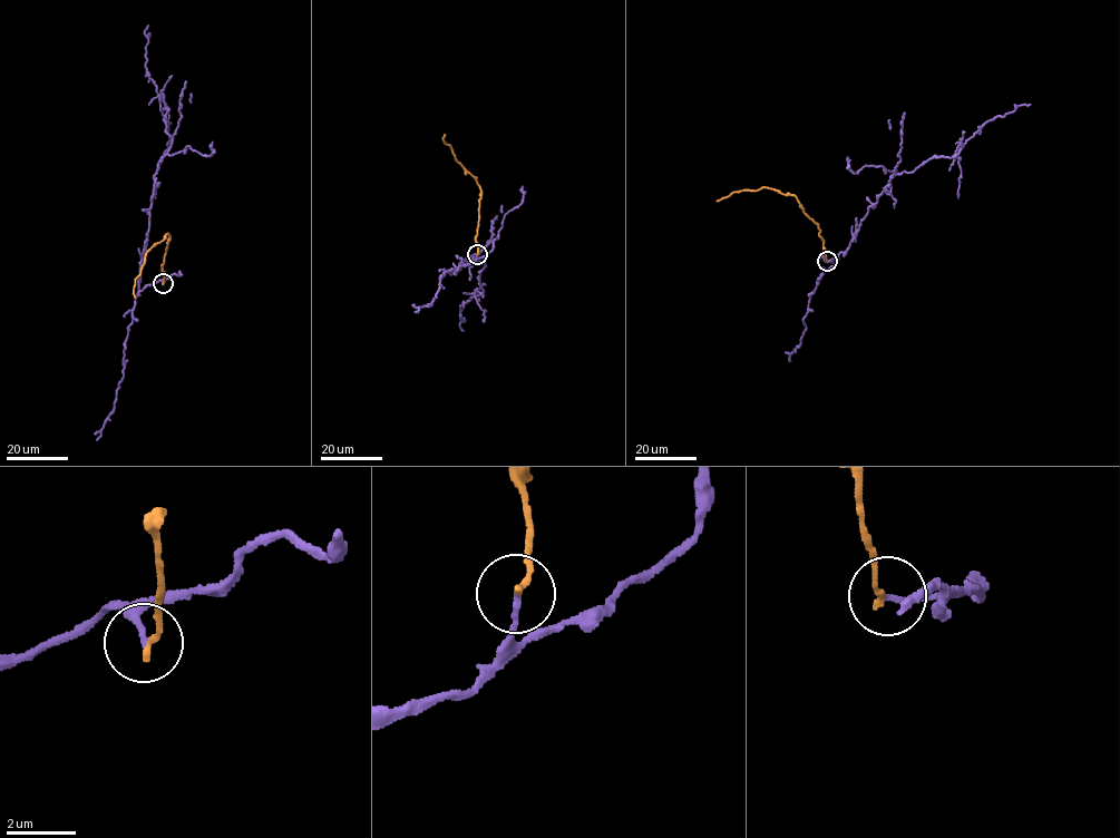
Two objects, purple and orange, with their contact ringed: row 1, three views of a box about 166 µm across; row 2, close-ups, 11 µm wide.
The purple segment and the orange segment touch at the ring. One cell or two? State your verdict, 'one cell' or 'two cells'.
two cells

